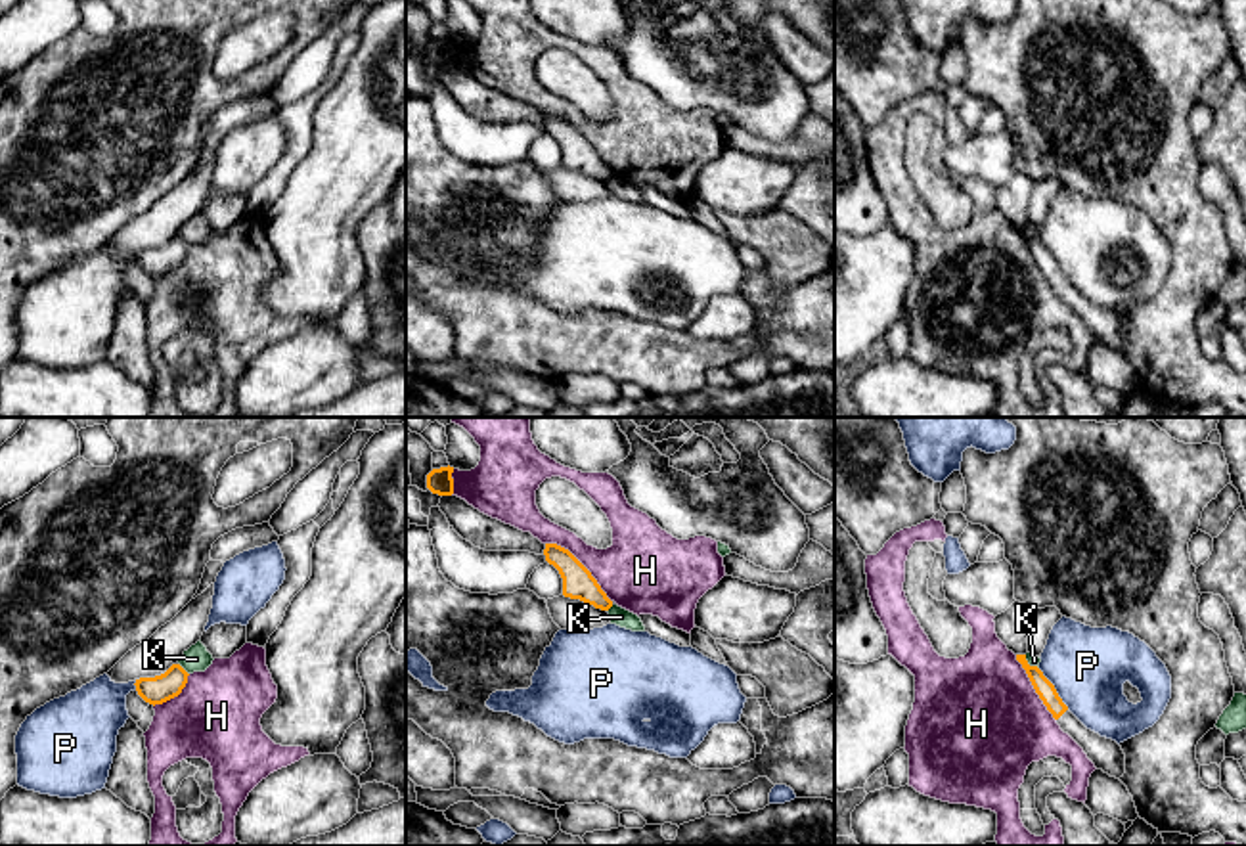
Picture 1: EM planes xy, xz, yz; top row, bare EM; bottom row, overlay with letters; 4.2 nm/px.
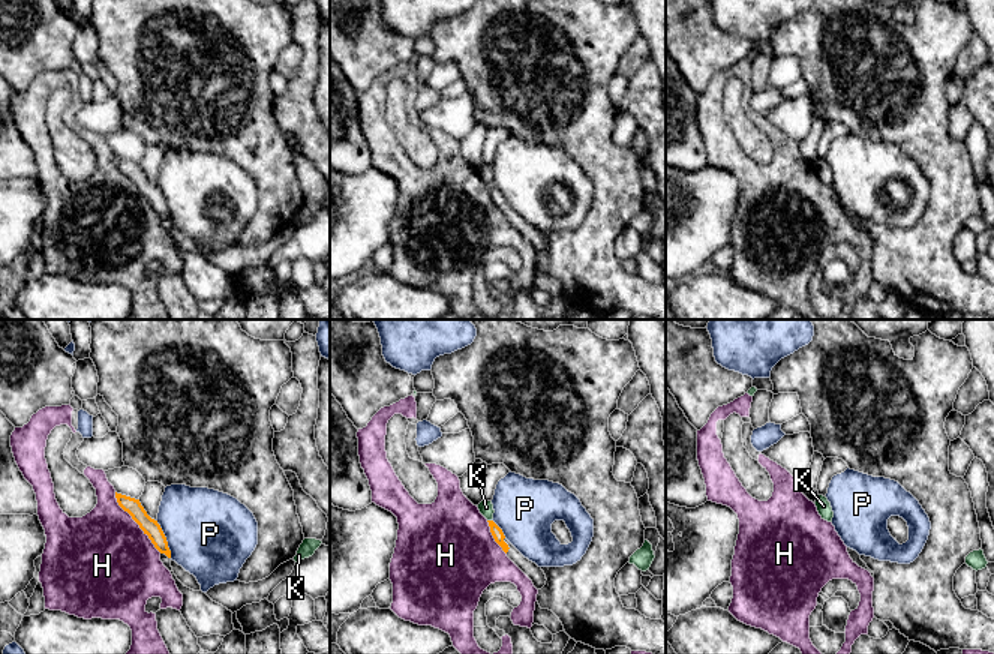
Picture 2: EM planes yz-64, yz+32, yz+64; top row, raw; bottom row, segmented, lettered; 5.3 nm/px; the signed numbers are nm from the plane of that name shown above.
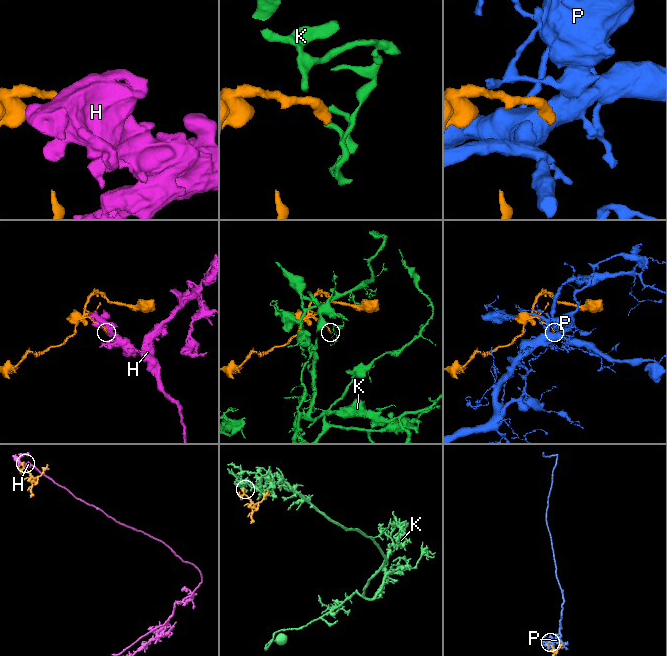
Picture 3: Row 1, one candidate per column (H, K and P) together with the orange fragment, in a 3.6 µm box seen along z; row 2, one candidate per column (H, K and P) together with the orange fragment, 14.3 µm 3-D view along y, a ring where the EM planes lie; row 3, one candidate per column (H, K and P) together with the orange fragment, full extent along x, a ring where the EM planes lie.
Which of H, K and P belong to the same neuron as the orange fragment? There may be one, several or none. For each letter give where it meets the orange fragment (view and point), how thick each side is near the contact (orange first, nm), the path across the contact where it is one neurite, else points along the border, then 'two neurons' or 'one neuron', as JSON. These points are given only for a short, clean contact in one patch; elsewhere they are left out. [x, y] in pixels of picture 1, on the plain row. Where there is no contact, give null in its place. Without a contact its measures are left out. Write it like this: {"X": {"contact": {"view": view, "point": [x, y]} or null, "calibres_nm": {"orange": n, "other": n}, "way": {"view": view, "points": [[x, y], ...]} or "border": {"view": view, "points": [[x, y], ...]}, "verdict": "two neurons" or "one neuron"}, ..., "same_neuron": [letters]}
{"H": {"contact": {"view": "xz", "point": [582, 136]}, "calibres_nm": {"orange": 130, "other": 340}, "verdict": "two neurons"}, "K": {"contact": {"view": "xy", "point": [182, 240]}, "calibres_nm": {"orange": 120, "other": 110}, "border": {"view": "xy", "points": [[178, 234], [188, 245]]}, "verdict": "two neurons"}, "P": {"contact": {"view": "yz", "point": [1055, 261]}, "calibres_nm": {"orange": 80, "other": 320}, "verdict": "two neurons"}, "same_neuron": []}

